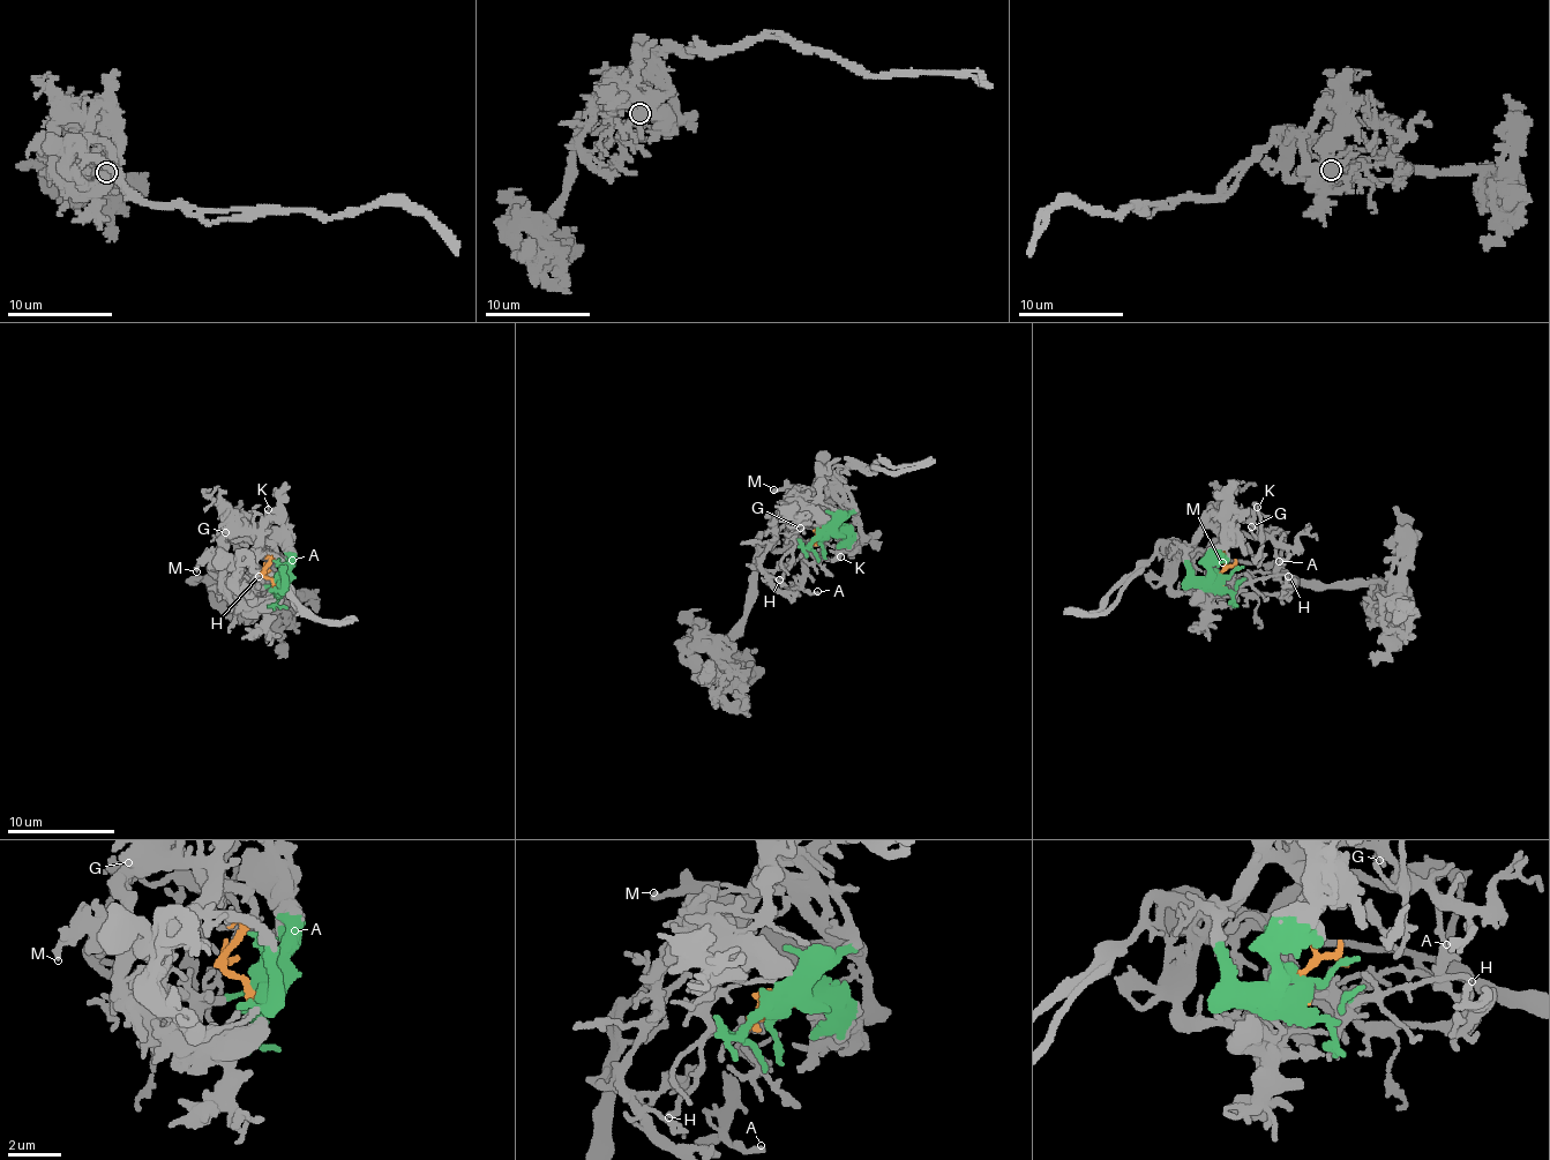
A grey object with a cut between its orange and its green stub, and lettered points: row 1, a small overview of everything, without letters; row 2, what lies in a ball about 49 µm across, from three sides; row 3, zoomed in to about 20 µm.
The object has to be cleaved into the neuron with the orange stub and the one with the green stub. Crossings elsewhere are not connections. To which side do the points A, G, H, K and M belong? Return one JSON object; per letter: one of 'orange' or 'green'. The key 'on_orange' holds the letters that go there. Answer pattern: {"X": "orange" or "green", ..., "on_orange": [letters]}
{"A": "orange", "G": "orange", "H": "green", "K": "orange", "M": "green", "on_orange": ["A", "G", "K"]}

